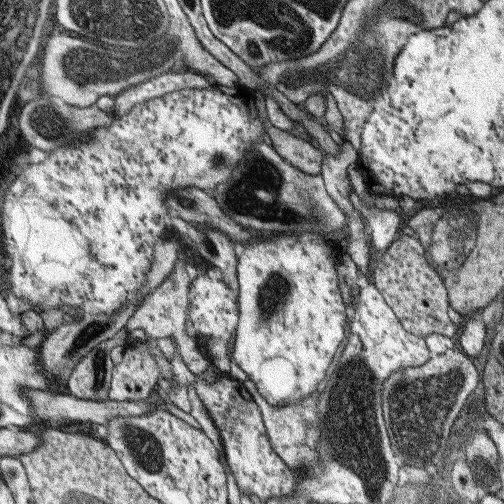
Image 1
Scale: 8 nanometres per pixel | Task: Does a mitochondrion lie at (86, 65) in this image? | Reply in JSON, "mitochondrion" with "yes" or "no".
{"mitochondrion":"yes"}

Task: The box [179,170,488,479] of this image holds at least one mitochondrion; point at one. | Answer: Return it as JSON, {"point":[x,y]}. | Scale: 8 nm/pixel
{"point":[420,409]}

